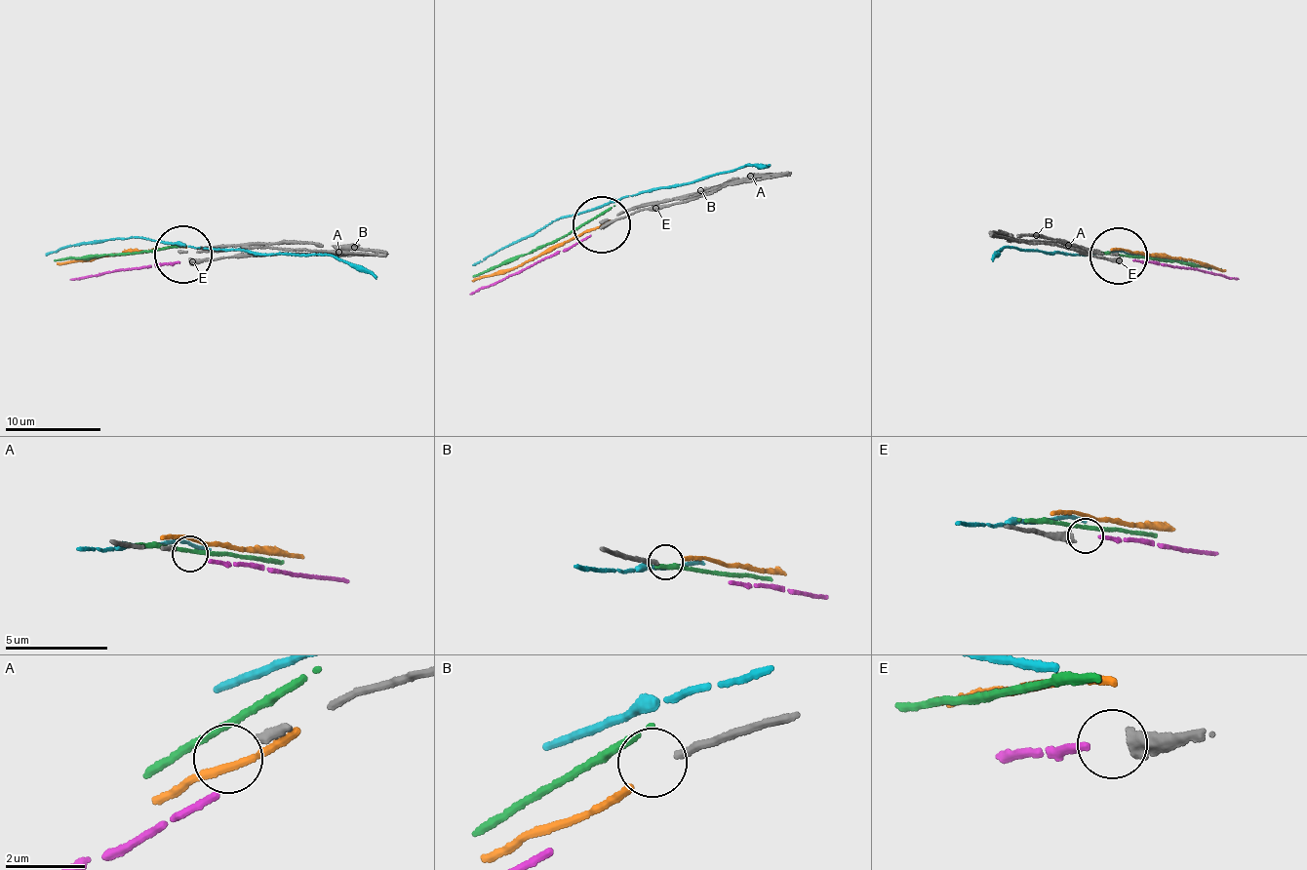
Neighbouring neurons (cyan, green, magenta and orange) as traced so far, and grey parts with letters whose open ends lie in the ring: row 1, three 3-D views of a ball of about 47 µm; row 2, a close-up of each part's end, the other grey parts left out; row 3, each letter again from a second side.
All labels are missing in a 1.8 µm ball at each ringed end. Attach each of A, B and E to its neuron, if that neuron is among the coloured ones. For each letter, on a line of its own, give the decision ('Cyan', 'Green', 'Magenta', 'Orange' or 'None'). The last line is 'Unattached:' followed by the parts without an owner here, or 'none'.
A: None
B: Orange
E: Magenta
Unattached: A

